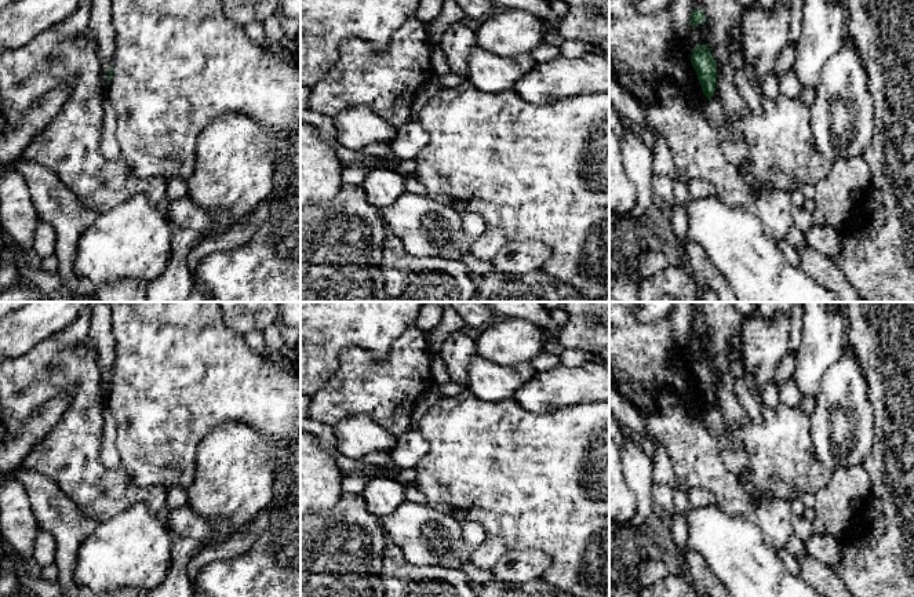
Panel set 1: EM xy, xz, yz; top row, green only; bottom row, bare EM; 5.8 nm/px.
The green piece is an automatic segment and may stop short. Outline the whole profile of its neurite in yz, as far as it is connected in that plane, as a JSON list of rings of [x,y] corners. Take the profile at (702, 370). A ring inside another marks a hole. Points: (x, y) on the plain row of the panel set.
[[[707,353],[693,356],[691,372],[696,381],[703,404],[714,405],[717,392],[717,371],[713,368]]]

